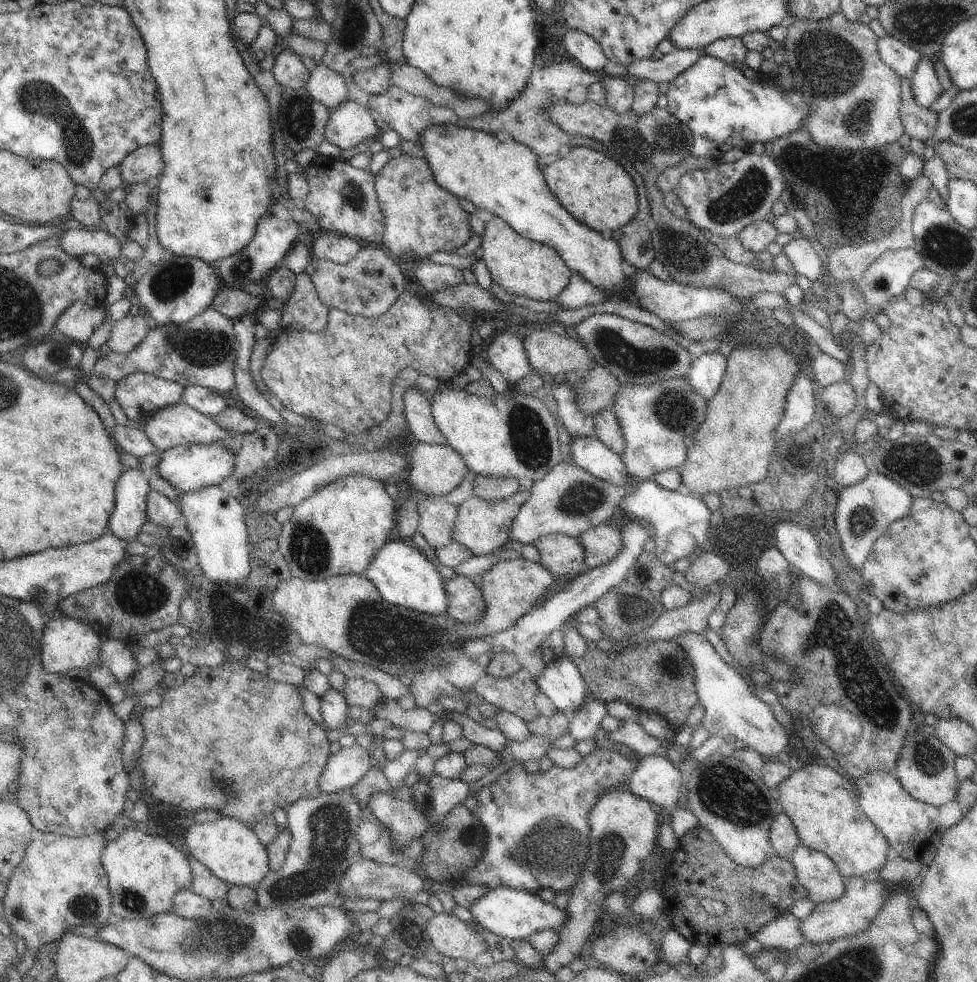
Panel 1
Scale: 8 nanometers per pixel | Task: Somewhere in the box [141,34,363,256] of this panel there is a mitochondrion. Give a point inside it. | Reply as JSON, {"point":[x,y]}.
{"point":[298,114]}

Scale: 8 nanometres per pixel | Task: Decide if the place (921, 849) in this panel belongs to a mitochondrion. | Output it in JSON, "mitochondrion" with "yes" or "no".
{"mitochondrion":"no"}

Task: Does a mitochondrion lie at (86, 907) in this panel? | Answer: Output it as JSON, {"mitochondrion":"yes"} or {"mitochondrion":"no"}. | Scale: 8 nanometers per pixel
{"mitochondrion":"yes"}

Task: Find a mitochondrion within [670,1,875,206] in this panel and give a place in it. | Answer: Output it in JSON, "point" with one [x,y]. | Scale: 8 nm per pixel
{"point":[829,61]}

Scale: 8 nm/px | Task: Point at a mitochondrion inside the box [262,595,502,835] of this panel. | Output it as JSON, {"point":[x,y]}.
{"point":[389,637]}

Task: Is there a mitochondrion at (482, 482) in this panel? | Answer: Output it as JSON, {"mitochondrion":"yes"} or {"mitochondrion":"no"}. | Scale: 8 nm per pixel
{"mitochondrion":"no"}

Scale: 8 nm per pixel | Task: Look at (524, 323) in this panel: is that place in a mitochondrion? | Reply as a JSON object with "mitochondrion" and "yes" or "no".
{"mitochondrion":"no"}

